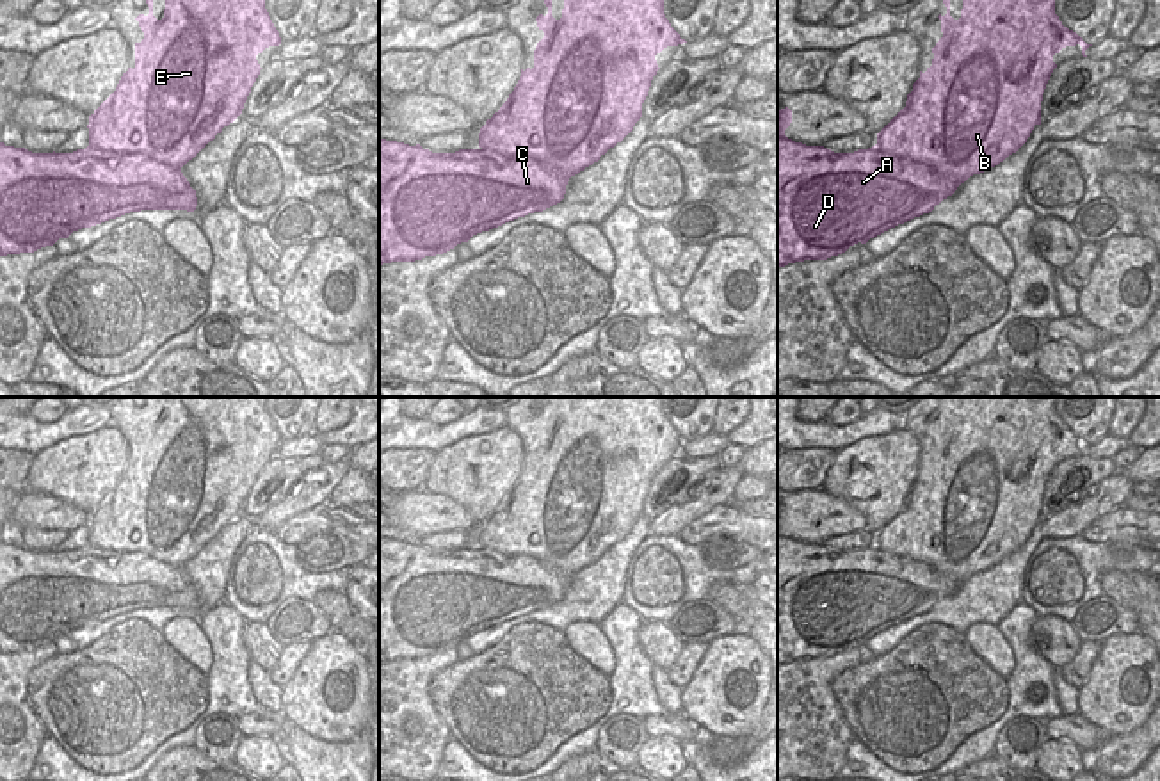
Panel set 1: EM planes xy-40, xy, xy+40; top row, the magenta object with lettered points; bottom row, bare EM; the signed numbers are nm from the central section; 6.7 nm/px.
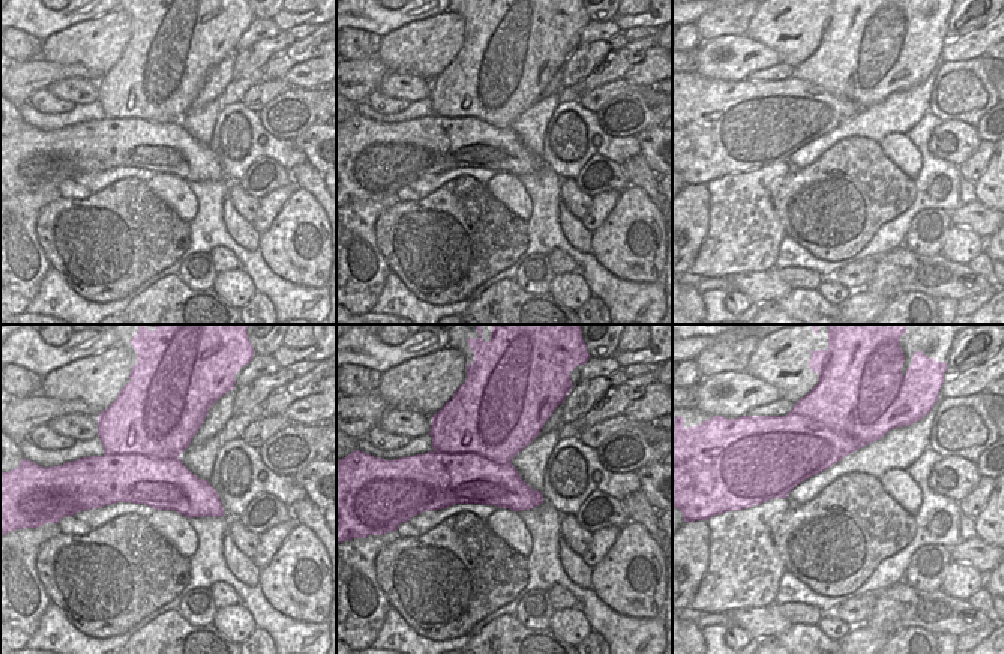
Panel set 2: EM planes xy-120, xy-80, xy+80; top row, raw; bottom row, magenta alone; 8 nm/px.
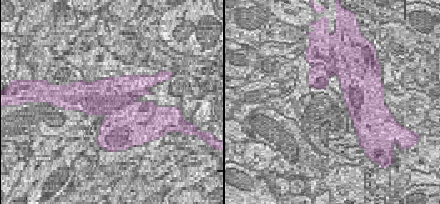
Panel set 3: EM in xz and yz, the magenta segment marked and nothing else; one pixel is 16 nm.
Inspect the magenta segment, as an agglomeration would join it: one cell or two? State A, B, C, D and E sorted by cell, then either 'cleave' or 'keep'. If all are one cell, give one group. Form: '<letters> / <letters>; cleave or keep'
A C D / B E; cleave

